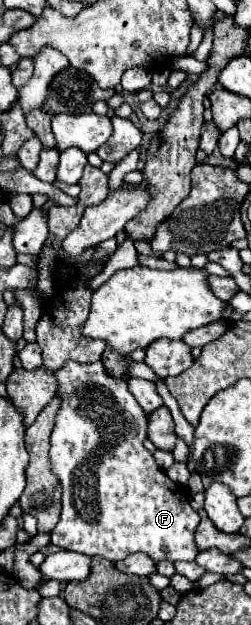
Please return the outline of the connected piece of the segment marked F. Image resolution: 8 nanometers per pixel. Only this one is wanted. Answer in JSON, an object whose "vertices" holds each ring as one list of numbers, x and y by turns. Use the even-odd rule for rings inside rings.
{"vertices":[[67,361,53,375,57,379,55,395,61,399,61,405,51,433,49,461,51,471,57,475,63,487,63,511,57,527,51,533,51,543,67,551,101,555,113,563,137,551,149,555,155,563,193,561,199,553,193,531,201,519,189,505,185,489,171,481,155,463,153,453,143,447,143,441,147,439,147,415,129,391,127,381,123,381,123,377,109,375,103,361]]}

